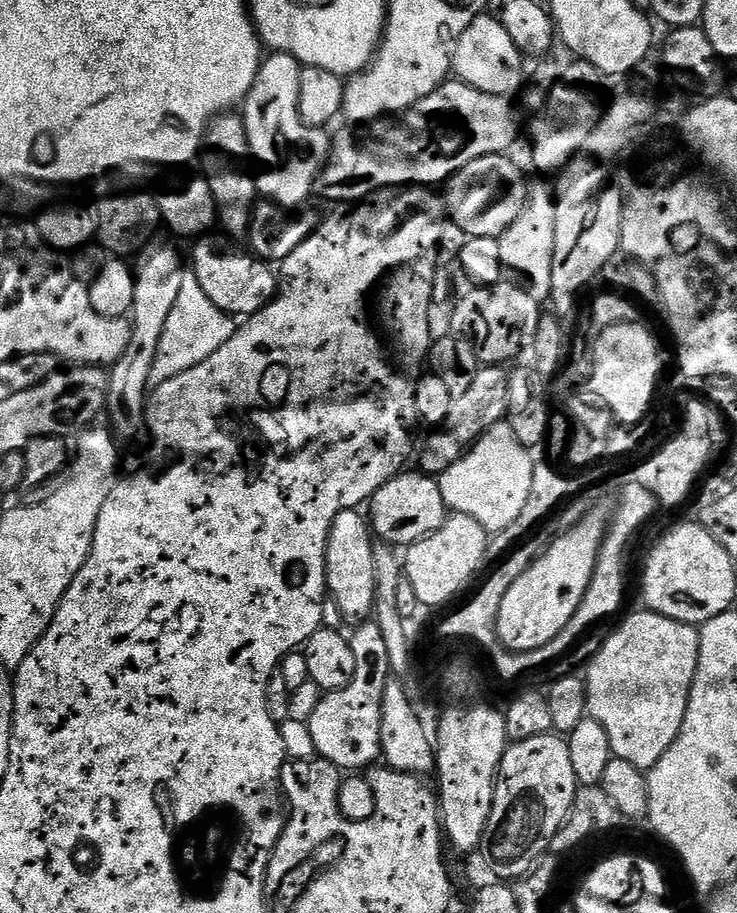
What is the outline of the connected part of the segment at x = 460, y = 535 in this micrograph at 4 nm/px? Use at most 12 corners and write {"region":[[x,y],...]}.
{"region":[[449,515],[407,545],[402,567],[421,605],[440,608],[486,564],[490,533]]}

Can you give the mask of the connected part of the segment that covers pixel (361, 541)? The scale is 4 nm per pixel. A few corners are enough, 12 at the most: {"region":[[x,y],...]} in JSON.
{"region":[[355,508],[328,532],[326,588],[345,625],[373,615],[374,543]]}

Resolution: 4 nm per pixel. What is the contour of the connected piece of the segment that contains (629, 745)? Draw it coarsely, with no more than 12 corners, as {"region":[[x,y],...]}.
{"region":[[626,617],[588,664],[588,715],[613,757],[670,750],[700,634]]}

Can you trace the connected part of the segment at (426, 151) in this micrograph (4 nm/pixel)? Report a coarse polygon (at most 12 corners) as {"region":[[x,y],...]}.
{"region":[[444,81],[368,142],[330,140],[315,191],[443,185],[520,132],[509,96]]}

